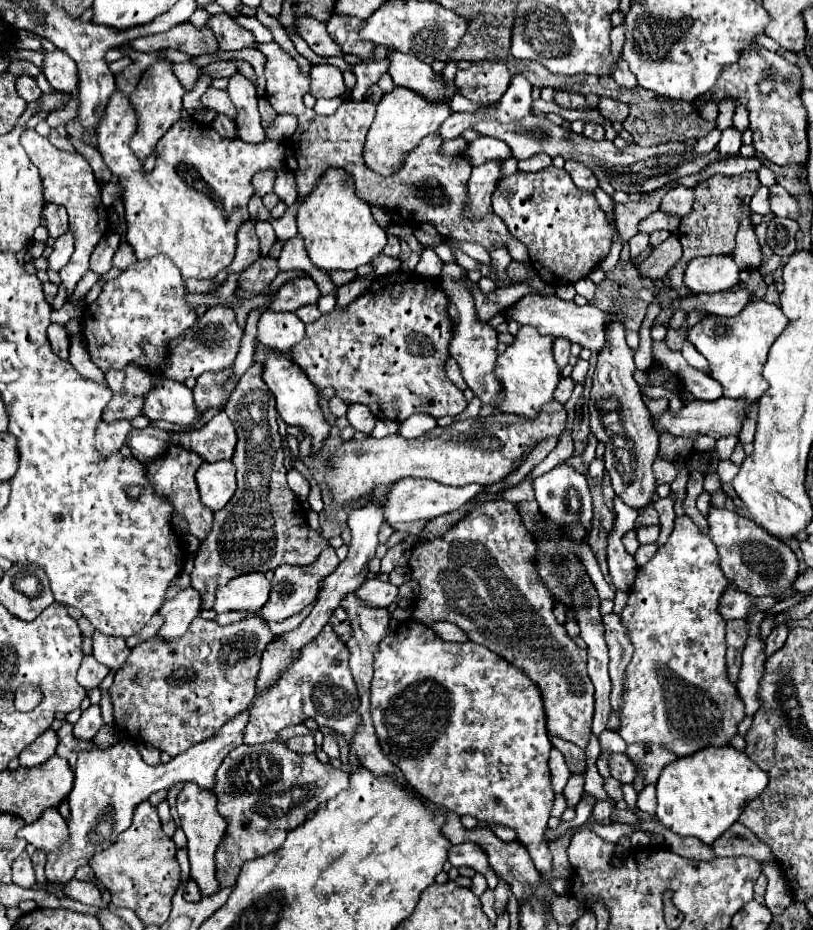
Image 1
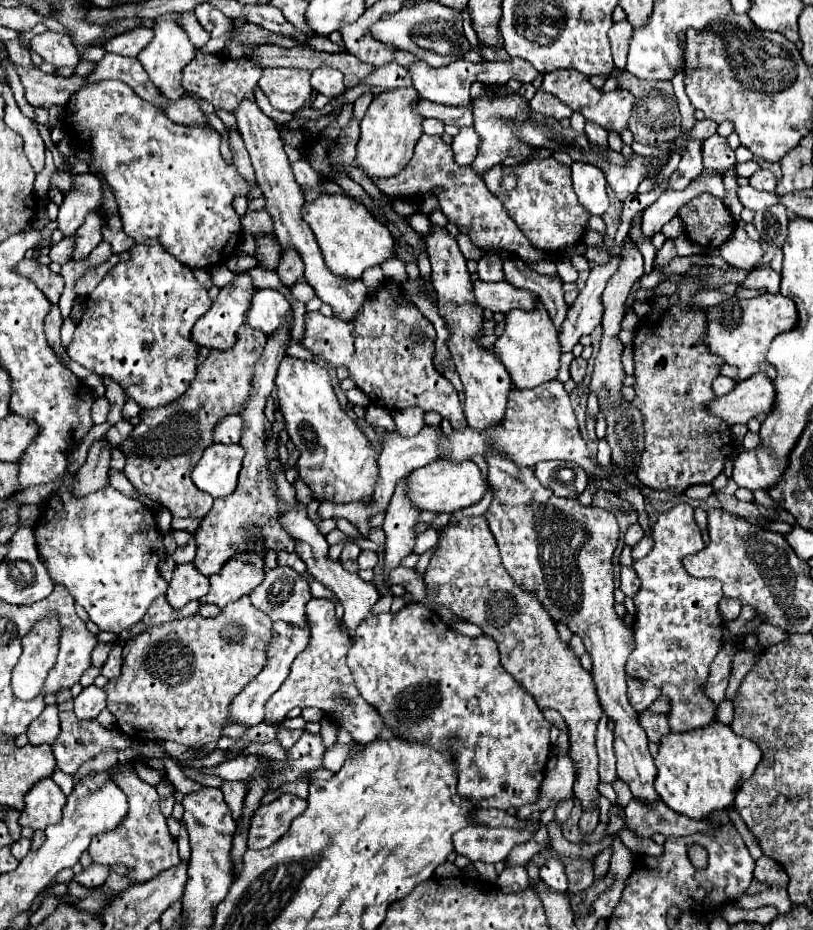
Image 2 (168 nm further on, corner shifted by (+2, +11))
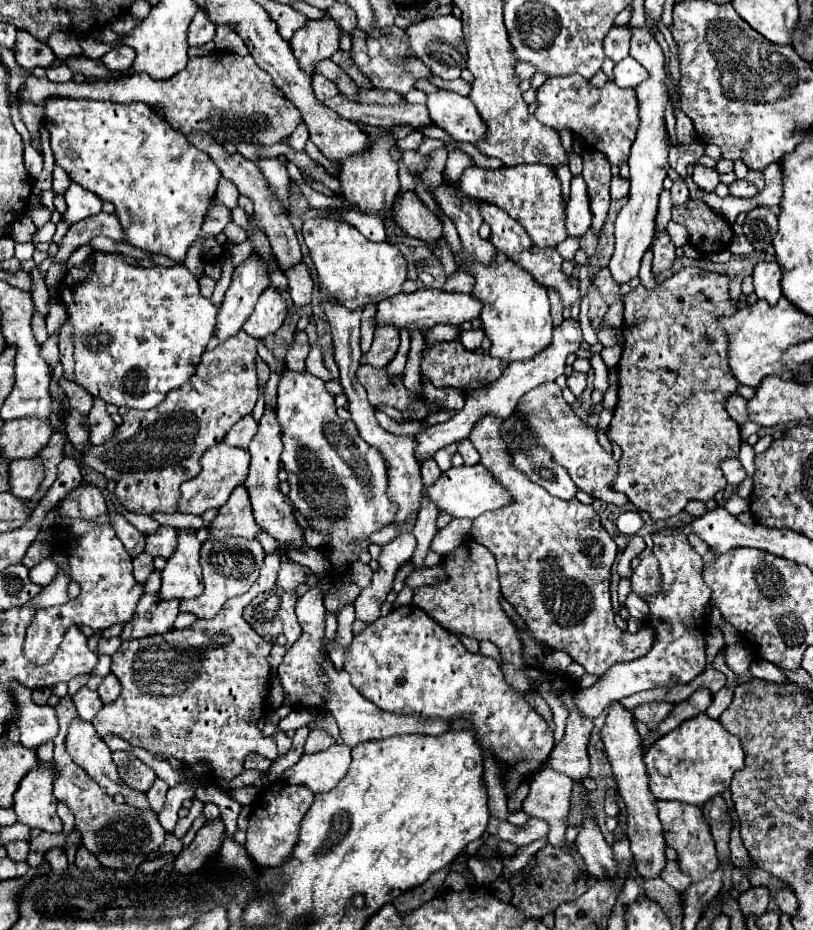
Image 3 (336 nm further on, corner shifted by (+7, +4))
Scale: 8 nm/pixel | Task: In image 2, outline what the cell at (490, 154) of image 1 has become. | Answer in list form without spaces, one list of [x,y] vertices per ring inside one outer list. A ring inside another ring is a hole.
[[[461,128],[451,144],[453,154],[455,154],[455,162],[459,166],[471,166],[477,156],[477,146],[479,146],[479,136],[475,134],[475,130]]]

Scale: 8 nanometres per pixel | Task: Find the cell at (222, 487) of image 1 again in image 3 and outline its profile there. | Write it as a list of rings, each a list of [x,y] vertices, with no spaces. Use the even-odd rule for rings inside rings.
[[[216,443],[202,455],[202,471],[194,479],[182,485],[182,499],[180,499],[178,509],[182,513],[202,515],[206,509],[222,507],[228,501],[232,489],[246,479],[248,463],[250,463],[250,453],[246,449],[230,447],[226,443]]]

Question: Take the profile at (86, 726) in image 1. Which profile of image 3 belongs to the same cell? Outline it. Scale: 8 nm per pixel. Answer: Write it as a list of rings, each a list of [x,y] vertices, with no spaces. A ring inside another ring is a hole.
[[[82,687],[74,697],[72,697],[74,705],[76,705],[76,711],[78,711],[78,717],[82,721],[92,721],[96,717],[96,713],[104,707],[104,703],[100,701],[98,693],[96,691],[90,691],[88,687]]]

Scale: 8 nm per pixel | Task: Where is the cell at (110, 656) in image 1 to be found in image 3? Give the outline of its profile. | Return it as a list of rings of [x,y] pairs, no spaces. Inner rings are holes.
[[[108,673],[104,677],[102,685],[98,687],[98,695],[100,695],[102,703],[112,703],[120,695],[120,683],[118,683],[118,677],[114,673]]]

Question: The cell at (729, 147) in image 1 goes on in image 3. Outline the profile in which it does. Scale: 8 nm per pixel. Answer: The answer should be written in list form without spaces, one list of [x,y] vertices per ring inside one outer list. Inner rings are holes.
[[[694,165],[694,171],[692,171],[692,181],[706,189],[706,191],[714,191],[716,185],[720,183],[720,173],[712,167],[704,167],[704,165]]]

